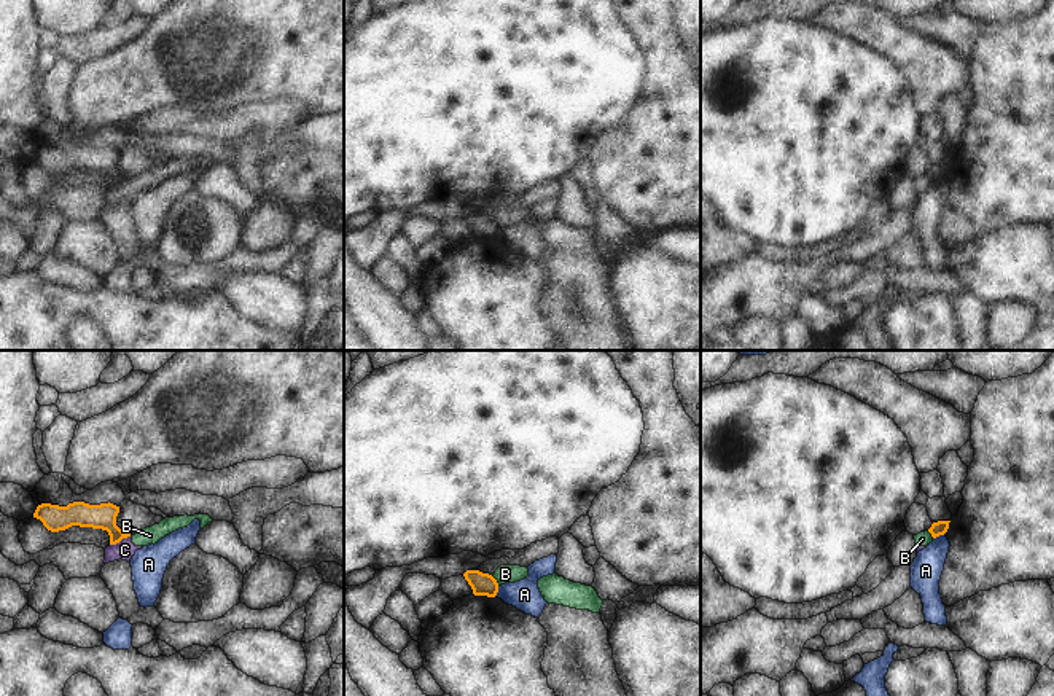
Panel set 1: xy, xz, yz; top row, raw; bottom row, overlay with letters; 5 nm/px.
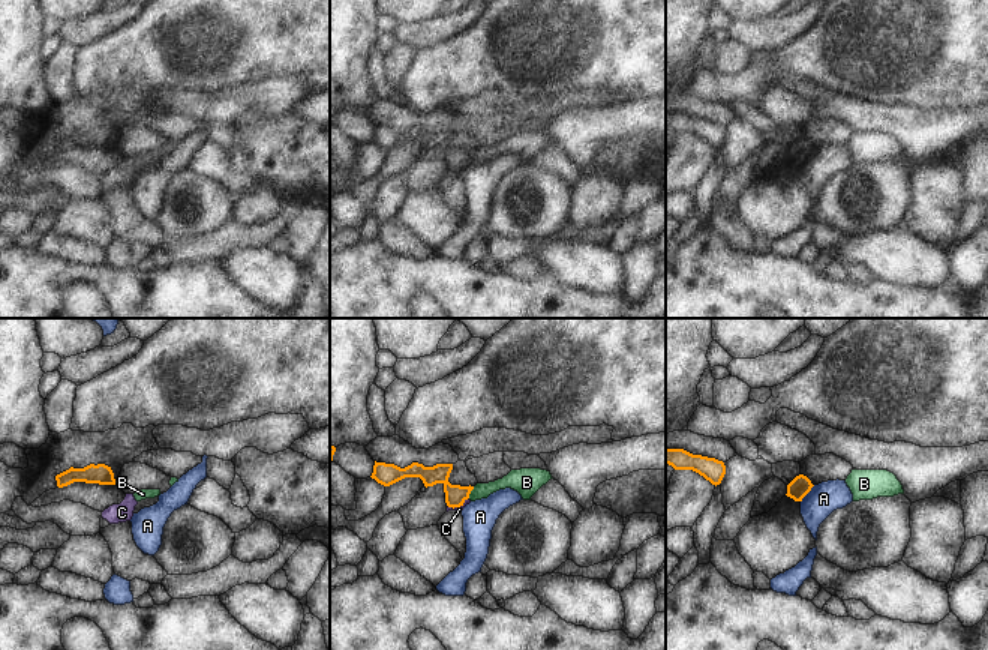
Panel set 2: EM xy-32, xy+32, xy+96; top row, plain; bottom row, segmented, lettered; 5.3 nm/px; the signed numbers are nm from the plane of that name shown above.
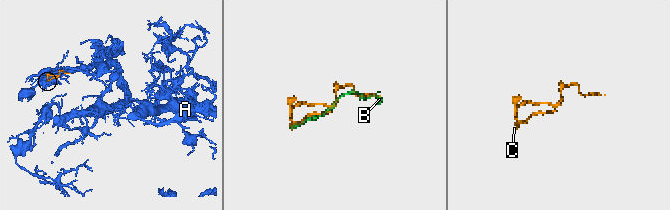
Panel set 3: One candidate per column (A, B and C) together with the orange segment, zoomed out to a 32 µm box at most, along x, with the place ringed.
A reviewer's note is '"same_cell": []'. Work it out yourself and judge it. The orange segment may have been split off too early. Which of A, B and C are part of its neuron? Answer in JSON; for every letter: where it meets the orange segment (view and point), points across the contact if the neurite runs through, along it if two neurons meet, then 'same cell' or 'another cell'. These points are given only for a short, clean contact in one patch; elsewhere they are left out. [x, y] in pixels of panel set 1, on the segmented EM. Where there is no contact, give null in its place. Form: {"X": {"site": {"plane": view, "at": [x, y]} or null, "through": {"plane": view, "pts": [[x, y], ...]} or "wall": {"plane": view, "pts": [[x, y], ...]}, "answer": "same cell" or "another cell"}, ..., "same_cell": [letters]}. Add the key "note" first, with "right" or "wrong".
{"note": "right", "A": {"site": {"plane": "yz", "at": [938, 535]}, "wall": {"plane": "yz", "pts": [[944, 532], [933, 539]]}, "answer": "another cell"}, "B": {"site": {"plane": "xz", "at": [495, 582]}, "wall": {"plane": "xz", "pts": [[492, 577], [499, 585]]}, "answer": "another cell"}, "C": {"site": {"plane": "xy", "at": [120, 540]}, "wall": {"plane": "xy", "pts": [[131, 535], [110, 545]]}, "answer": "another cell"}, "same_cell": []}

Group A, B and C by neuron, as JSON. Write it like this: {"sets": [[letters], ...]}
{"sets": [["A"], ["B", "C"]]}

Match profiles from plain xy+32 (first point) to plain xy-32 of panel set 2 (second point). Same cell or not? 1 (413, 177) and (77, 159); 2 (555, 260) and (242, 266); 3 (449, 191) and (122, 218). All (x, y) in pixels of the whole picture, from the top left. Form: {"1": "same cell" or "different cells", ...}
{"1": "different cells", "2": "same cell", "3": "same cell"}

